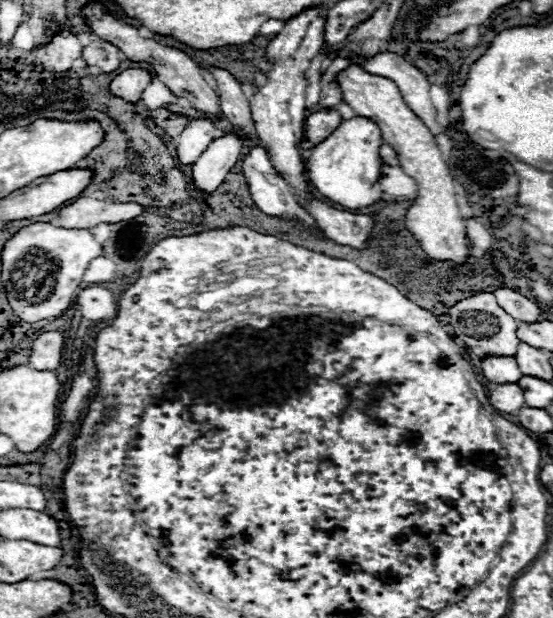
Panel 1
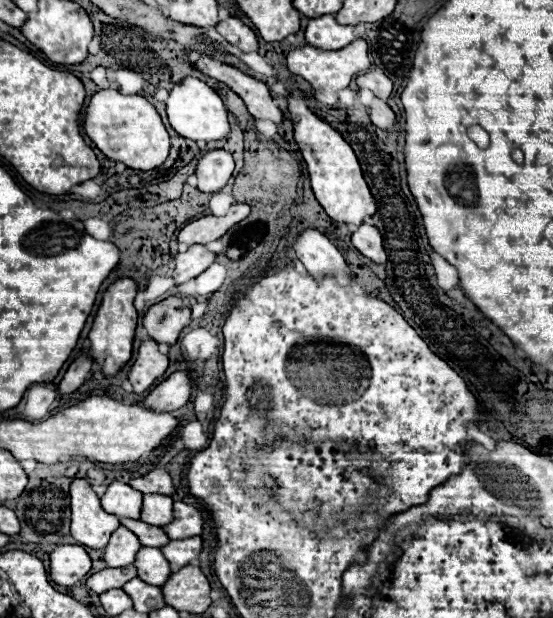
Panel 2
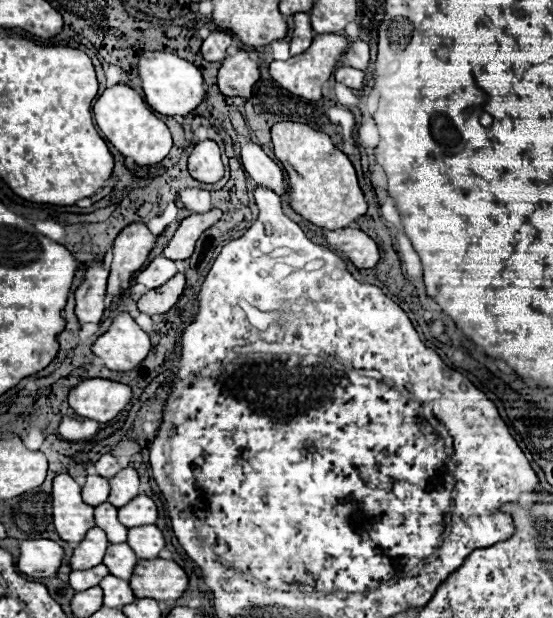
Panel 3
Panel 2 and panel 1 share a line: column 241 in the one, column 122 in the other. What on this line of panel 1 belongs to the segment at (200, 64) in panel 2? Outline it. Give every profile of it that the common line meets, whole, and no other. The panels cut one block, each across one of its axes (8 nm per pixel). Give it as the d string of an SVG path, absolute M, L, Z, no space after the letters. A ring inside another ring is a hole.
M128 68L128 70L122 70L120 74L116 74L116 78L110 84L110 90L120 98L126 98L130 102L138 102L140 94L150 84L150 80L152 80L150 70Z

